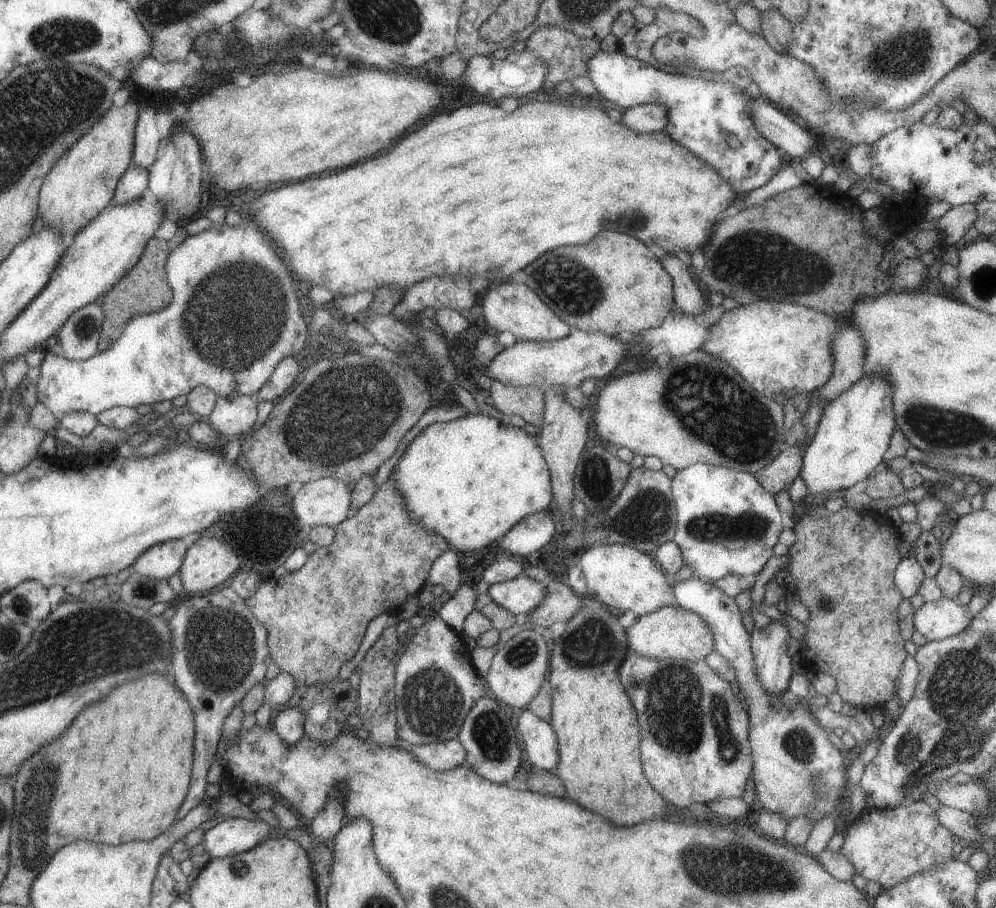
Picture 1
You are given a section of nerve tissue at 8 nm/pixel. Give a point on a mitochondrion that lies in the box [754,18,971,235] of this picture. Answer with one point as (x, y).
(905, 54)

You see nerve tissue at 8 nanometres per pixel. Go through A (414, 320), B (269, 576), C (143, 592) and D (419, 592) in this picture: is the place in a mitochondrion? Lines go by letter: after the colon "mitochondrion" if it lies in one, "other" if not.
A: other
B: other
C: mitochondrion
D: other

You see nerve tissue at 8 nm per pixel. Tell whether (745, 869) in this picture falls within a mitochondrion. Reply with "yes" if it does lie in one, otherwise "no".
yes

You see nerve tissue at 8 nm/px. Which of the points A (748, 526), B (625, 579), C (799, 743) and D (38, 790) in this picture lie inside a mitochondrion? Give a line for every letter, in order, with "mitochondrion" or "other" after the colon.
A: mitochondrion
B: other
C: mitochondrion
D: mitochondrion

